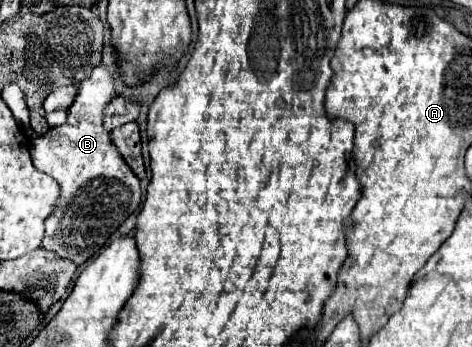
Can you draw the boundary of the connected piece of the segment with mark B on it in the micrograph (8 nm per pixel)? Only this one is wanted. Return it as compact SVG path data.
M99 64L97 70L93 70L93 74L85 82L81 82L79 94L67 112L67 122L57 128L51 128L43 136L33 138L29 146L33 166L55 178L61 188L59 200L49 218L45 220L45 236L41 246L49 252L55 252L61 258L75 262L77 266L85 264L91 256L95 256L109 242L111 234L123 224L123 220L127 220L127 216L137 212L141 204L139 178L129 170L129 166L125 166L125 160L117 154L117 148L113 146L109 132L101 124L105 104L113 96L115 96L115 76L109 72L105 64Z

